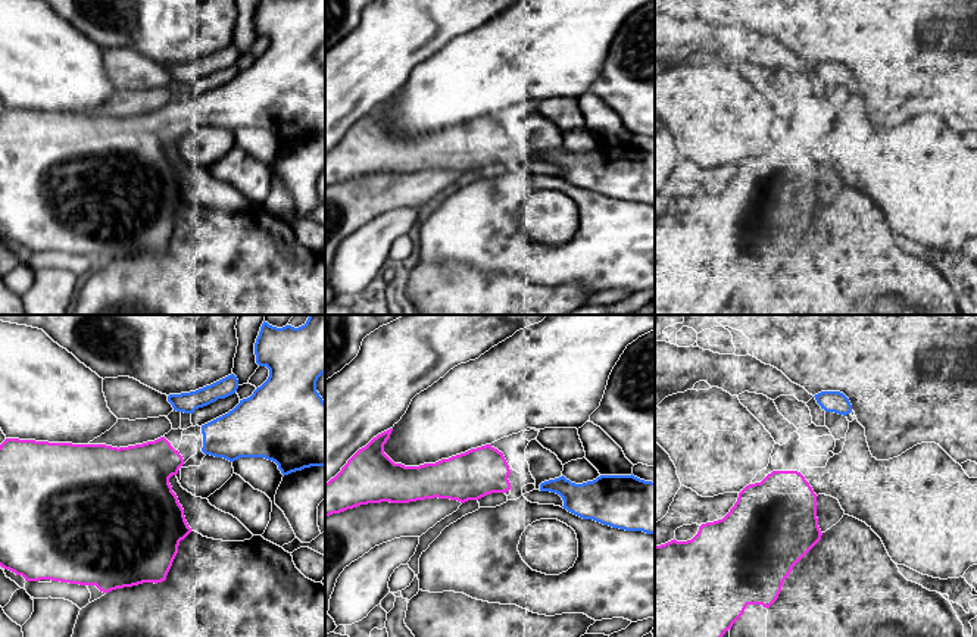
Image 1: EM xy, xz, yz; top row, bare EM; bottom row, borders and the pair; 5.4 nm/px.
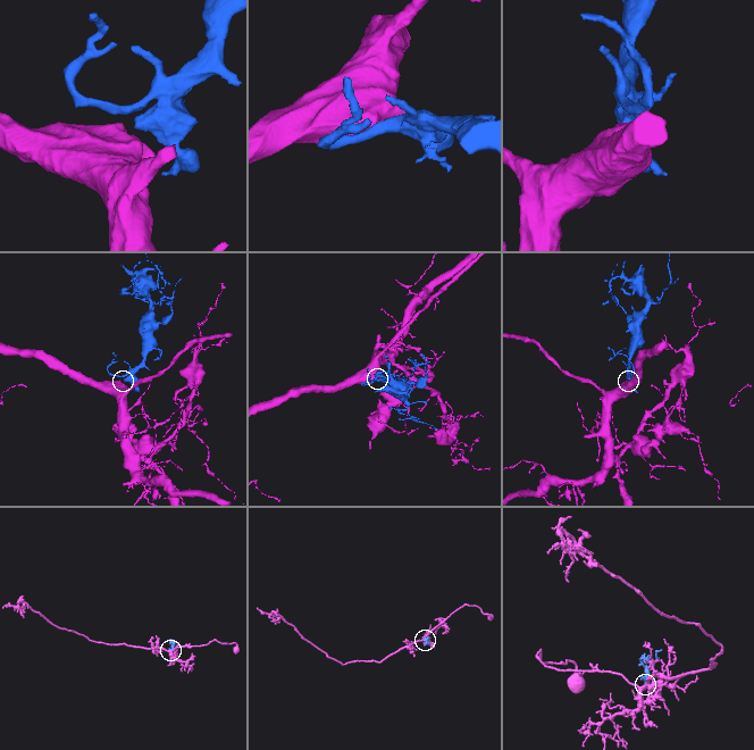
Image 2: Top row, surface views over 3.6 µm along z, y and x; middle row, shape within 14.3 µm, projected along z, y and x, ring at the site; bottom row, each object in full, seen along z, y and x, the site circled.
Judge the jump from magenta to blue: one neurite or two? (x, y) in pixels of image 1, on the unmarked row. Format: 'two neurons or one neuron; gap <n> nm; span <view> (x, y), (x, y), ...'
one neuron; gap 110 nm; span xy (183, 130), (202, 121)

